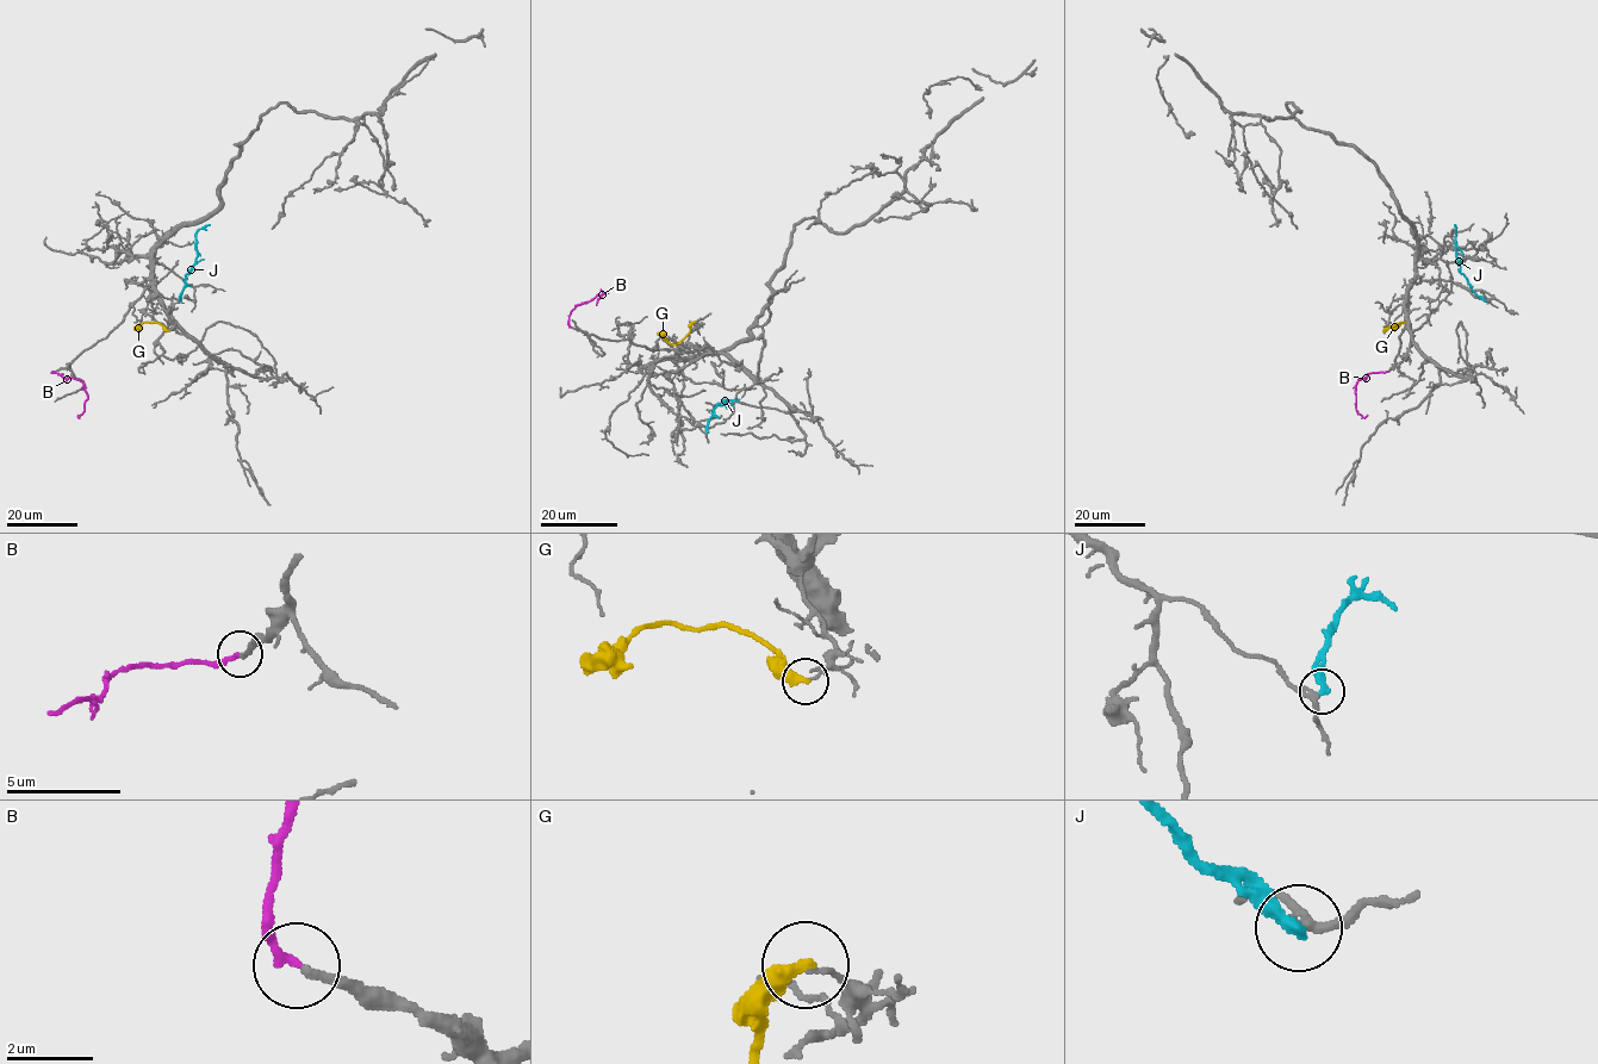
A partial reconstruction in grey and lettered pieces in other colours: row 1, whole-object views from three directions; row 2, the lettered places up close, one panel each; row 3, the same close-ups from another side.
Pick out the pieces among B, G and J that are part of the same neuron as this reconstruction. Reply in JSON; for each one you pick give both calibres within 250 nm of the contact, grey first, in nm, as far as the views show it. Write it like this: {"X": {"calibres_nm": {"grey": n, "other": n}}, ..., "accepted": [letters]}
{"B": {"calibres_nm": {"grey": 220, "other": 200}}, "accepted": ["B"]}

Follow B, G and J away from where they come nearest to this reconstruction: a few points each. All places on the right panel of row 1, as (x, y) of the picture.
B: (1387, 371), (1369, 372), (1356, 383), (1355, 410), (1363, 417), (1367, 415)
G: (1384, 330), (1404, 322), (1393, 329)
J: (1485, 300), (1460, 272), (1455, 225)

